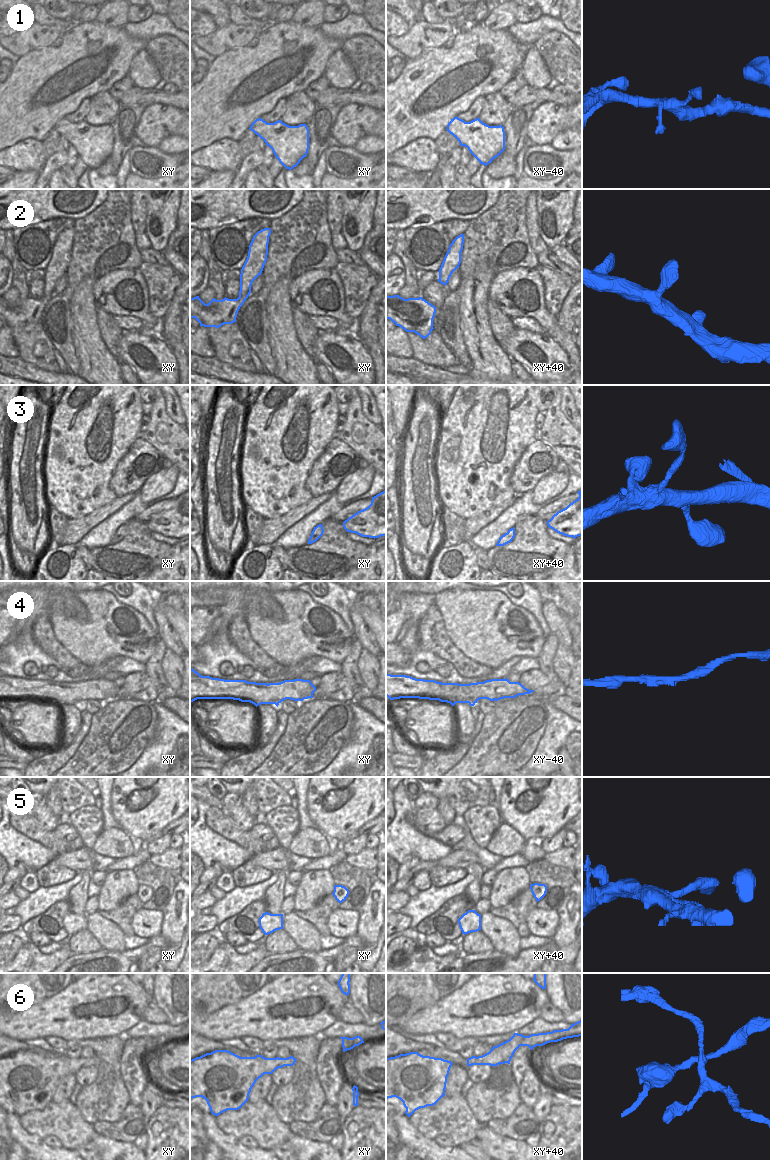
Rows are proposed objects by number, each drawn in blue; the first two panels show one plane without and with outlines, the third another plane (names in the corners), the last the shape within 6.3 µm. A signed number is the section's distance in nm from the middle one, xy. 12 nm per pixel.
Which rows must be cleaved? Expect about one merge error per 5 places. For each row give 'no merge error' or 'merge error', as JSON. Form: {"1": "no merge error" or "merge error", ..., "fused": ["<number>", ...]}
{"1": "no merge error", "2": "no merge error", "3": "no merge error", "4": "no merge error", "5": "no merge error", "6": "merge error", "fused": ["6"]}

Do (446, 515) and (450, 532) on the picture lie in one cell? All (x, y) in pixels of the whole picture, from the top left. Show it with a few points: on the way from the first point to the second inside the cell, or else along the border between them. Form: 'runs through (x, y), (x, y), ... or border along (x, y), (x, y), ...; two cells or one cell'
runs through (449, 519), (450, 528); one cell

